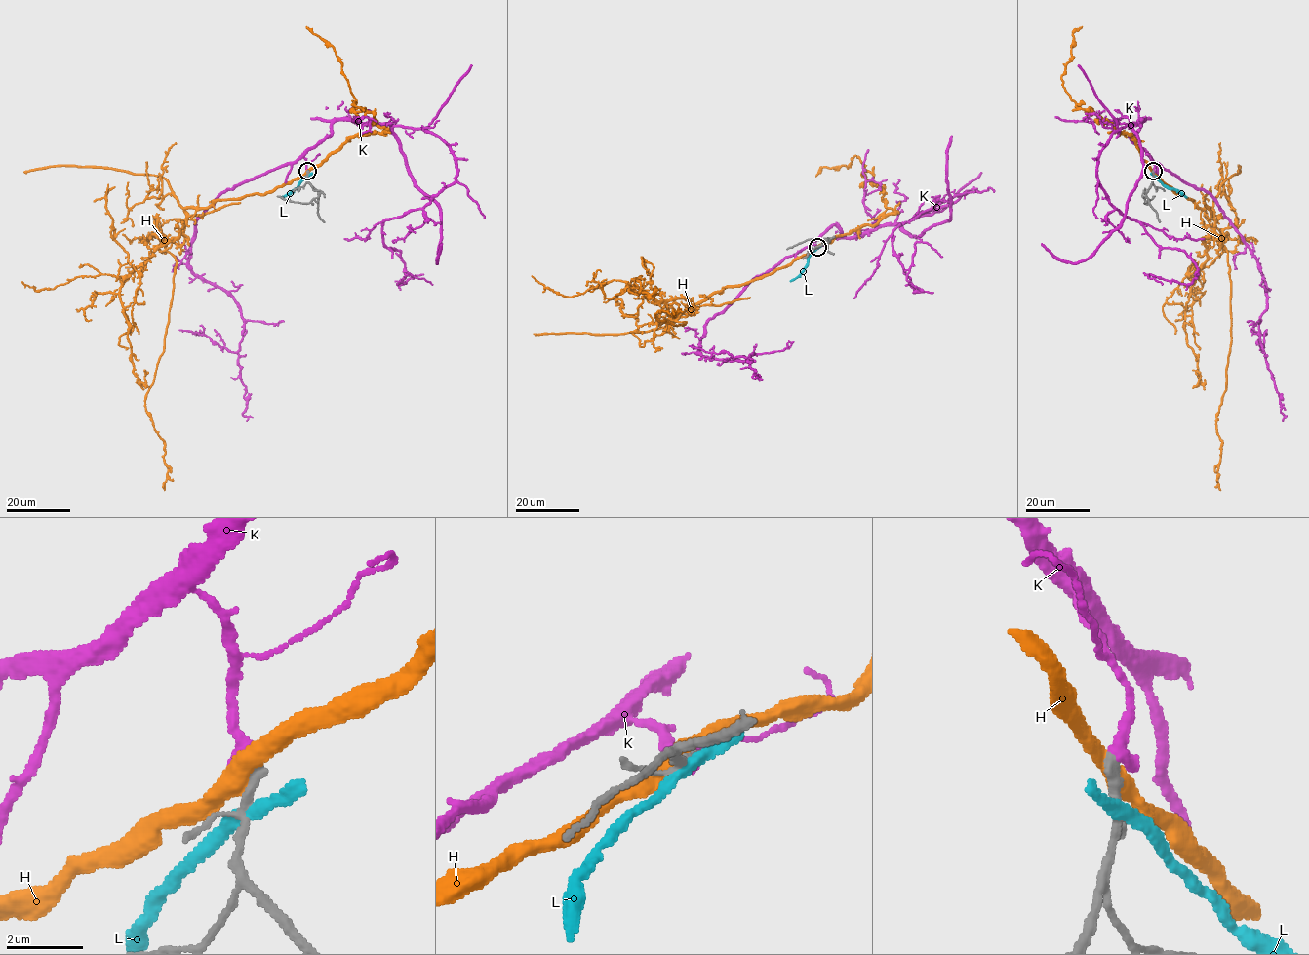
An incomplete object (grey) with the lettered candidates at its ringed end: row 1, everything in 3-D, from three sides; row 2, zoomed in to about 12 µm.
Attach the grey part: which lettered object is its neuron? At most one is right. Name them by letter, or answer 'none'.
K

